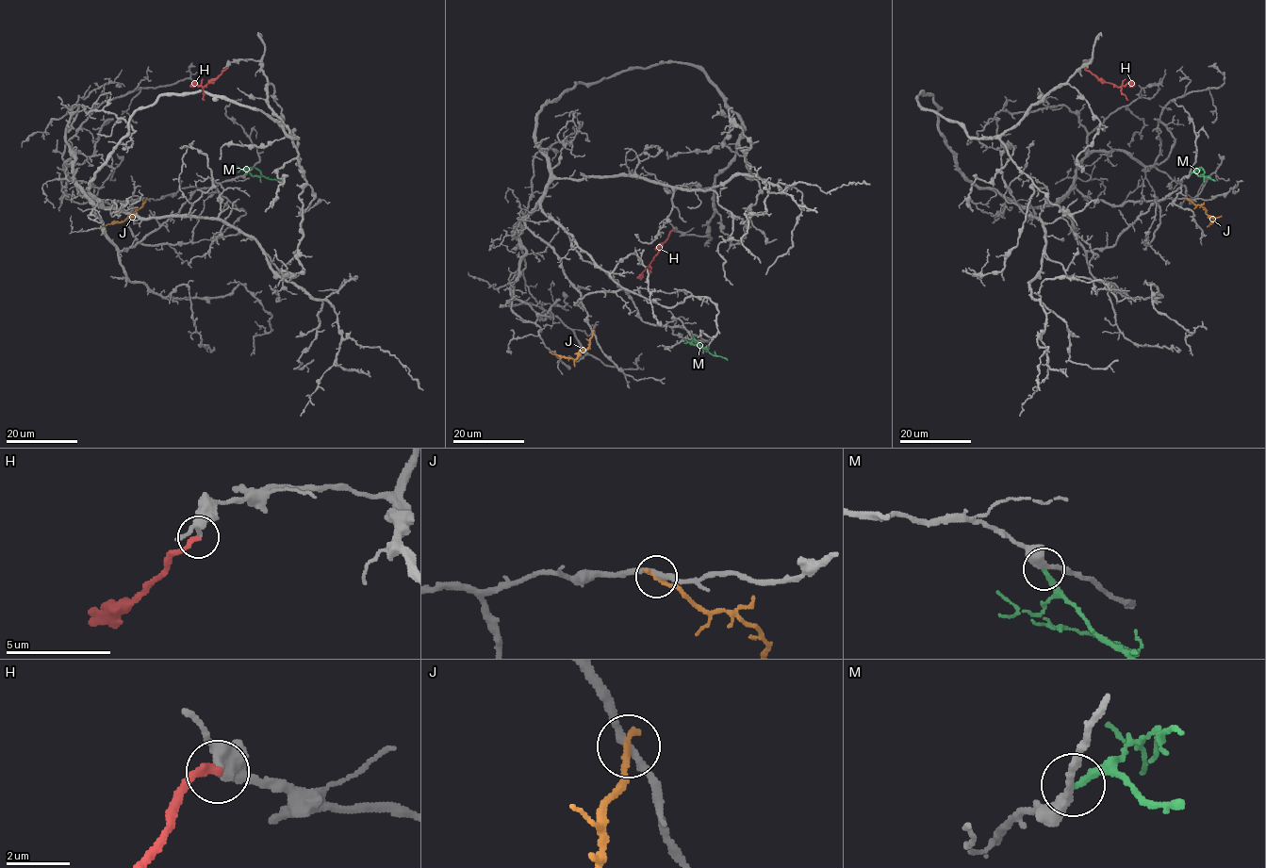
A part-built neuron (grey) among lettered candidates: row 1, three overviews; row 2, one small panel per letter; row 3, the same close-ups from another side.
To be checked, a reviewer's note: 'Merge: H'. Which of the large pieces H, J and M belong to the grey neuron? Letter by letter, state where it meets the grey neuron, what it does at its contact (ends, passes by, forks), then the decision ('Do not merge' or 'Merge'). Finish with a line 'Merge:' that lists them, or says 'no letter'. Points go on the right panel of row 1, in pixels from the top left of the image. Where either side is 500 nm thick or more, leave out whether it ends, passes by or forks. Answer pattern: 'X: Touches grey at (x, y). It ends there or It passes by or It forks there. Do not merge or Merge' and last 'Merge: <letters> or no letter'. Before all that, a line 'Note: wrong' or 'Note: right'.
Note: right
H: Touches grey at (1085, 68). It ends there. Merge
J: Touches grey at (1187, 199). It ends there. Do not merge
M: Touches grey at (1190, 173). It ends there. Do not merge
Merge: H

